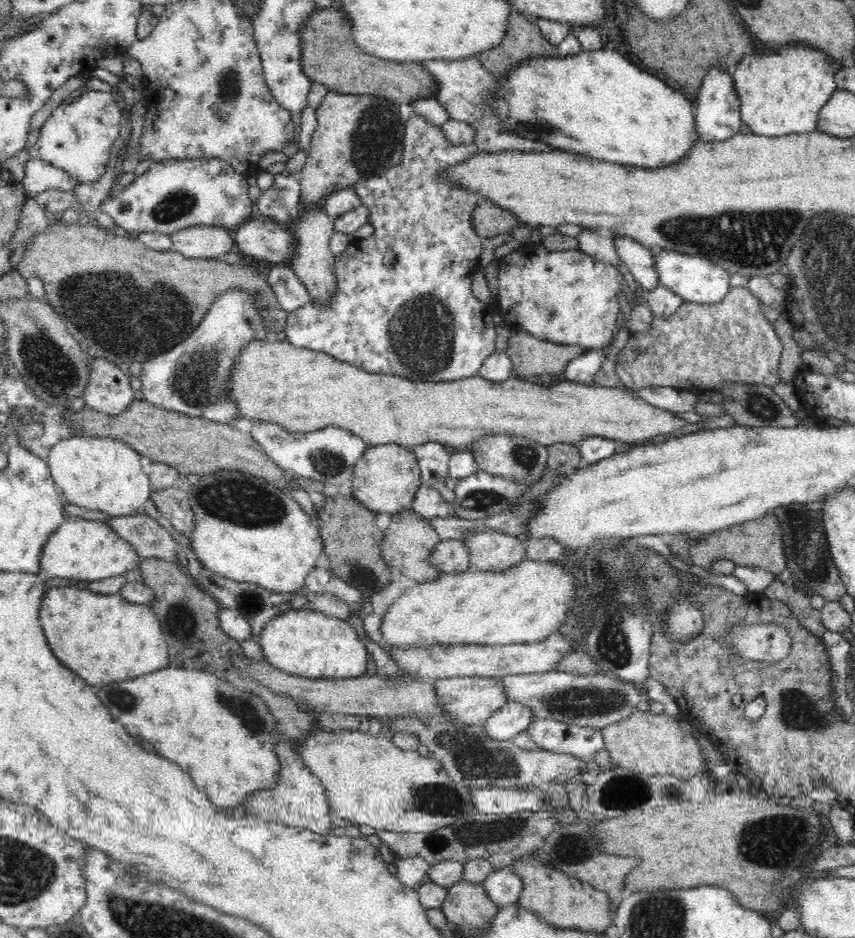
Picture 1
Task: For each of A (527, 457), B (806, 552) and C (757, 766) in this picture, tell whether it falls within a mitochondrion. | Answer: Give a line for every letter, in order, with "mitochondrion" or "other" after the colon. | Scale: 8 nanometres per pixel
A: mitochondrion
B: mitochondrion
C: other

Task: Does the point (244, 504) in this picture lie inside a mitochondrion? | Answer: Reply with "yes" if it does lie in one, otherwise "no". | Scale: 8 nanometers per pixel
yes

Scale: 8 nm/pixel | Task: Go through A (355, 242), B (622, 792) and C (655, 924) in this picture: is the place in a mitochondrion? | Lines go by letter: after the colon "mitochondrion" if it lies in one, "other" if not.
A: other
B: mitochondrion
C: mitochondrion

